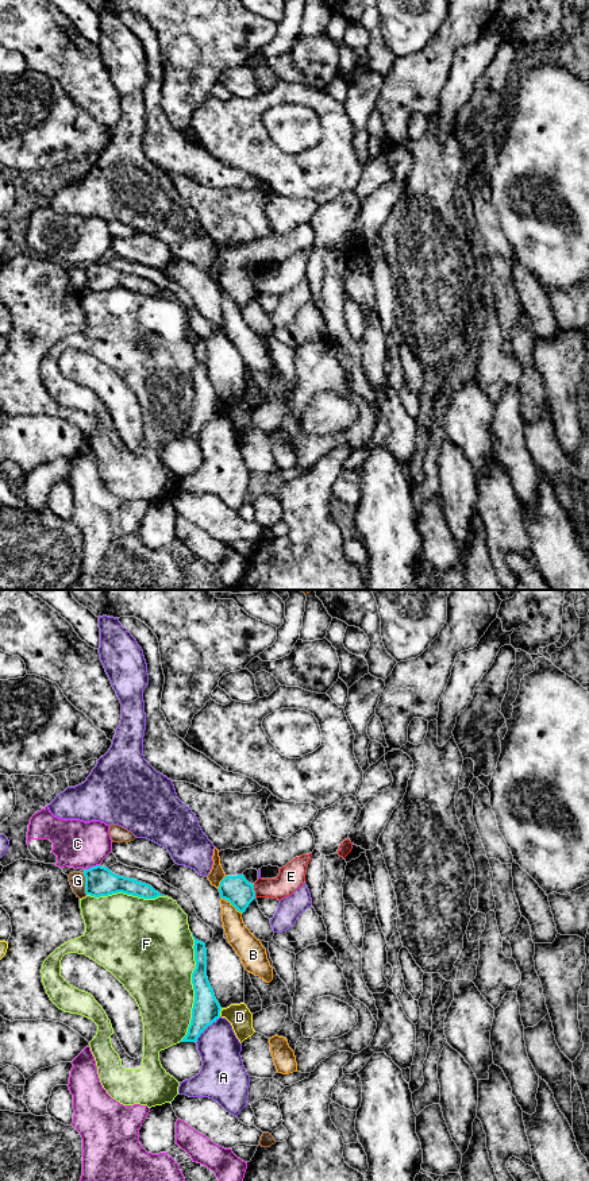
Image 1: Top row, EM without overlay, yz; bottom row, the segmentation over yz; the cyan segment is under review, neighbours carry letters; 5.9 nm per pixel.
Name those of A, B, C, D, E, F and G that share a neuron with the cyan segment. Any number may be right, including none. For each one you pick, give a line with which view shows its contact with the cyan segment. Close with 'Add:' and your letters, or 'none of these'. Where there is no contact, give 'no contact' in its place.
Add: none of these

